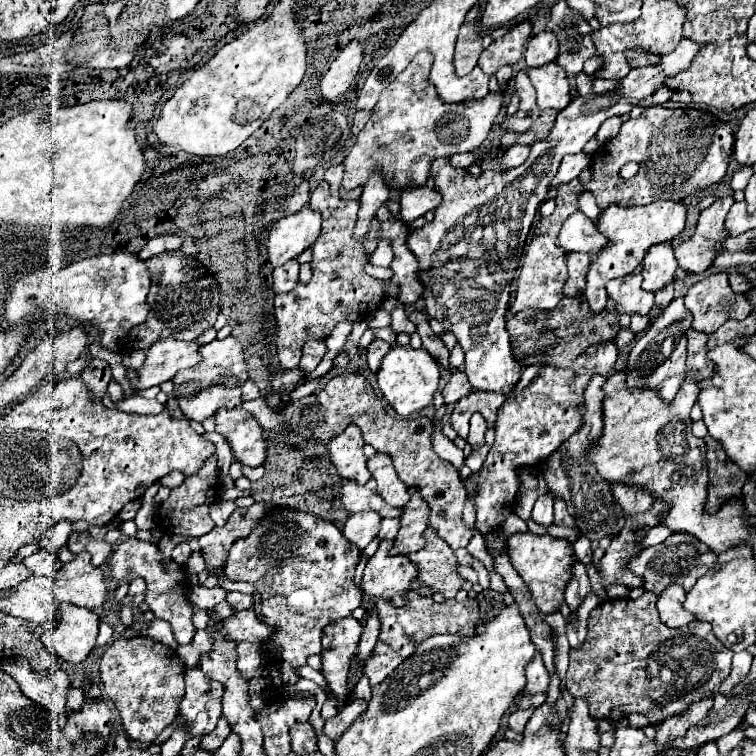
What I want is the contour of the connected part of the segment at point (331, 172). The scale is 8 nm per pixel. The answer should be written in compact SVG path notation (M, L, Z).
M335 164L325 172L325 180L329 182L331 190L339 190L341 186L341 178L343 178L343 164Z

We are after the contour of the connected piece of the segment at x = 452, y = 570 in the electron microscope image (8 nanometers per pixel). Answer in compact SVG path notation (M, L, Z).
M433 528L425 530L425 538L427 546L419 552L409 554L409 560L413 560L413 564L419 568L417 580L435 590L441 590L445 598L455 598L463 586L463 578L457 572L459 562L455 558L455 552L449 548L449 544L445 544L445 540L439 538L437 530Z

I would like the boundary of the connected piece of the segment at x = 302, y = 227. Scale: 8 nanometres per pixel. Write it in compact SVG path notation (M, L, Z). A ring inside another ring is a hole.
M309 206L277 220L267 238L271 266L281 266L311 248L321 232L321 214Z

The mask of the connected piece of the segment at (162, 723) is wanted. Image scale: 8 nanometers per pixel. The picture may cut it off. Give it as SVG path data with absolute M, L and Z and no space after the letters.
M147 636L117 638L101 656L101 682L107 696L113 700L115 708L119 710L129 738L151 744L159 736L159 732L177 718L177 704L185 694L185 664L173 648L163 646L161 642L155 642Z

